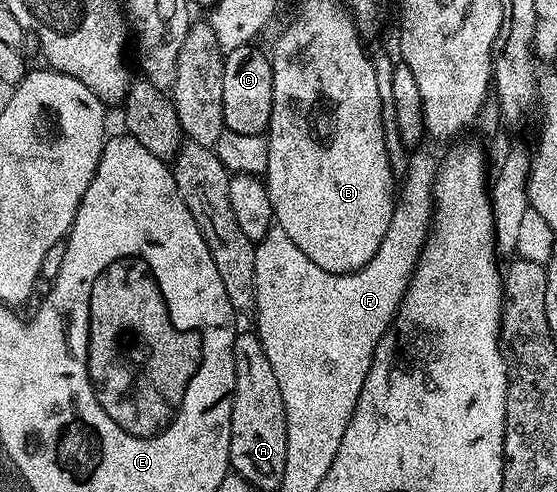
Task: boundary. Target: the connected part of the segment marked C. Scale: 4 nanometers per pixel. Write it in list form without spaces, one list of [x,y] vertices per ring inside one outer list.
[[[248,43],[225,55],[223,65],[223,117],[225,129],[235,133],[265,135],[269,129],[273,104],[273,60]]]

